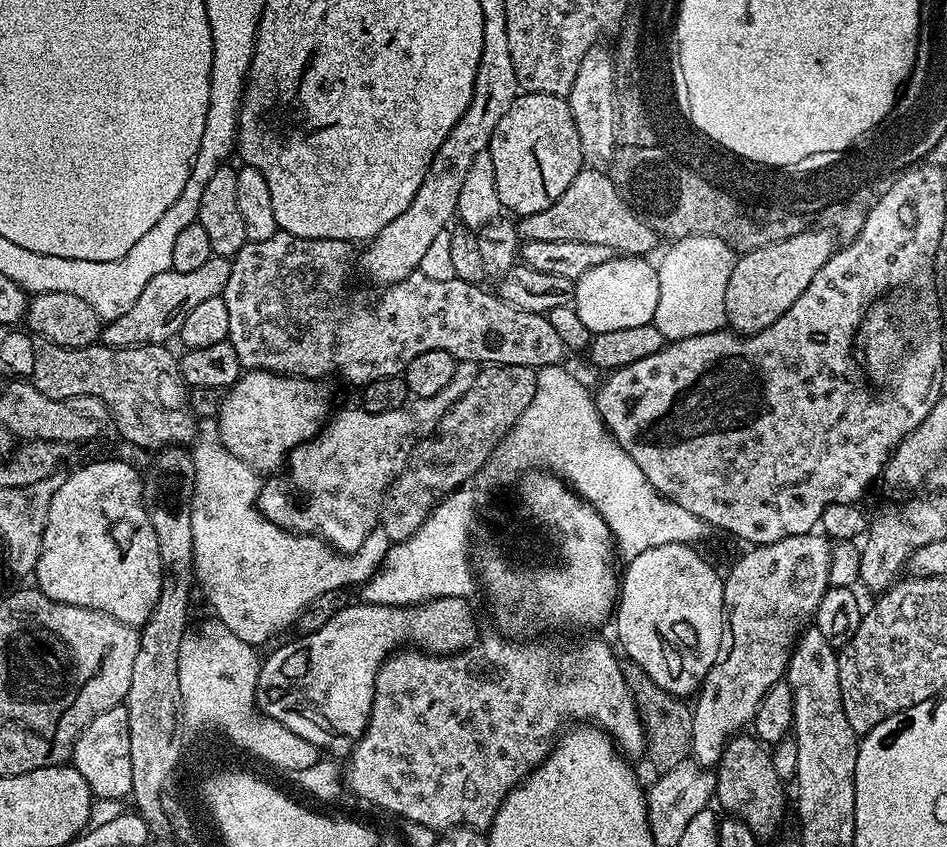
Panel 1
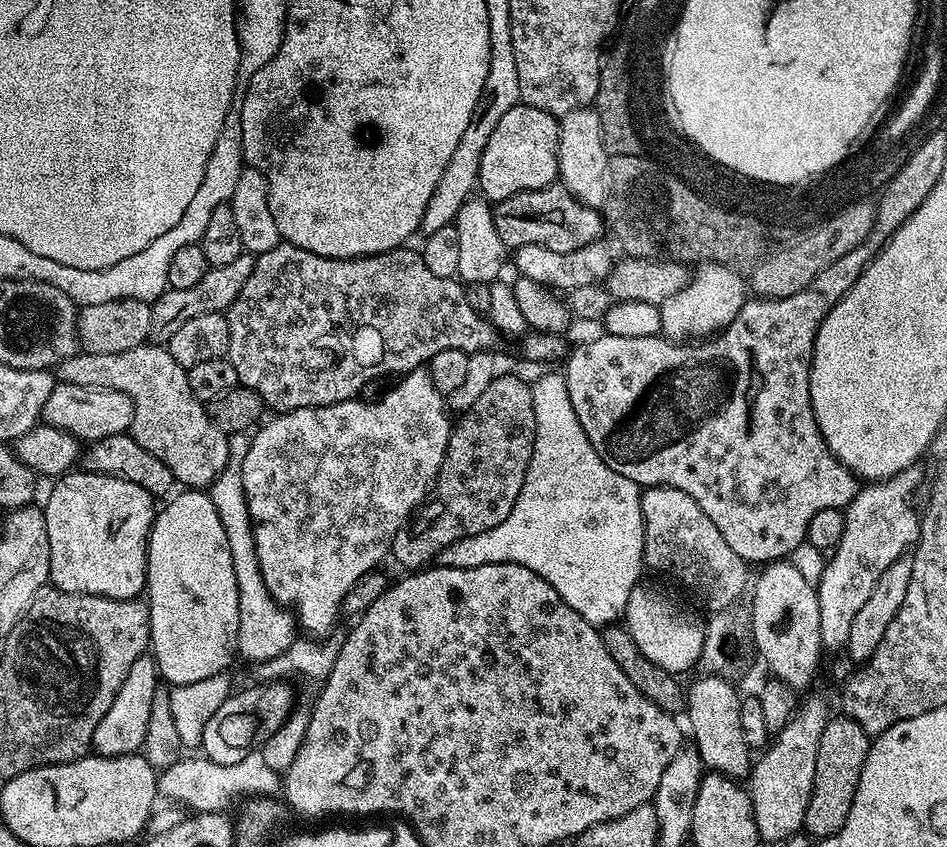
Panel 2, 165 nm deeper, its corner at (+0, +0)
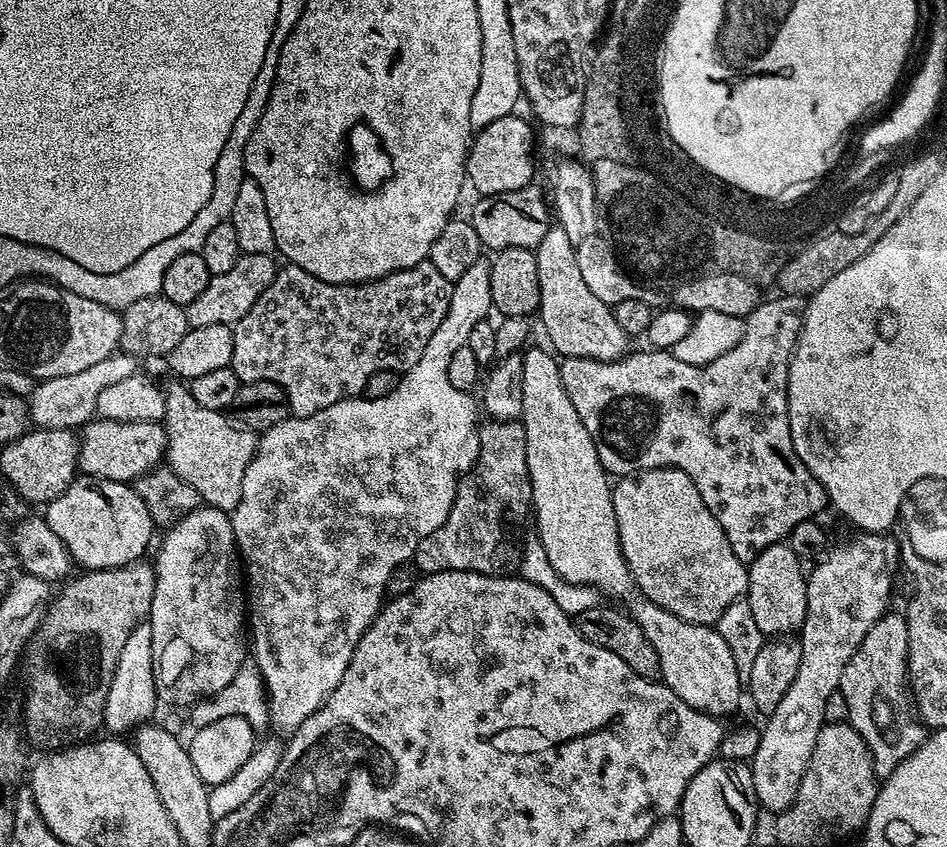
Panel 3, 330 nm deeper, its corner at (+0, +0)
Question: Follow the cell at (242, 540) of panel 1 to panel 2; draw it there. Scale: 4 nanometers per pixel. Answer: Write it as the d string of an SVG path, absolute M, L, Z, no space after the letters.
M233 432L229 435L228 464L210 486L210 495L214 502L214 510L218 510L218 518L222 518L222 526L226 528L226 542L230 542L230 558L234 558L234 578L238 578L236 651L241 661L244 659L252 664L267 665L290 646L297 635L298 624L293 613L283 604L278 604L270 594L270 590L266 590L266 582L262 582L258 554L254 546L252 519L246 506L246 494L242 486L242 470L240 469L246 458L249 439L248 432Z

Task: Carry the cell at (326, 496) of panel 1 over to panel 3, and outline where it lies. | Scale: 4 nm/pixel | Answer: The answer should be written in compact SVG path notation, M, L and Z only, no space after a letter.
M482 258L478 262L474 262L474 266L470 266L470 270L466 270L466 274L462 274L462 278L454 281L452 285L452 297L450 298L450 310L446 310L446 318L442 318L442 322L438 325L438 330L434 330L434 335L430 337L430 342L426 342L426 350L422 350L422 358L418 358L418 362L414 362L414 366L401 375L394 394L386 394L386 398L374 398L373 400L353 398L343 400L342 402L334 402L334 406L326 406L326 410L318 410L318 414L292 416L289 419L278 422L278 426L266 430L259 437L254 458L250 462L250 466L246 466L246 478L242 478L242 498L230 515L232 518L234 538L236 539L236 550L239 559L242 561L243 575L246 577L246 624L250 629L250 656L256 668L260 671L260 677L264 679L264 690L268 697L268 714L273 729L276 727L278 731L285 732L285 734L295 732L298 725L306 722L306 718L310 718L310 714L314 714L323 706L325 698L336 689L338 682L342 682L342 678L346 674L346 666L350 666L350 658L354 658L354 650L358 646L358 642L366 634L366 630L372 625L374 618L379 614L382 605L385 603L389 578L396 573L397 568L407 565L415 557L416 547L418 546L418 542L422 542L422 538L434 534L434 530L438 530L444 525L446 518L450 514L450 506L454 506L456 487L458 486L461 475L476 465L478 450L480 449L480 425L482 423L482 416L478 411L478 400L472 392L457 390L450 383L450 377L446 375L446 369L450 367L451 356L457 350L462 350L462 346L468 343L470 330L474 330L474 326L478 326L478 322L489 319L492 311L492 299L490 298L490 263L487 259Z

